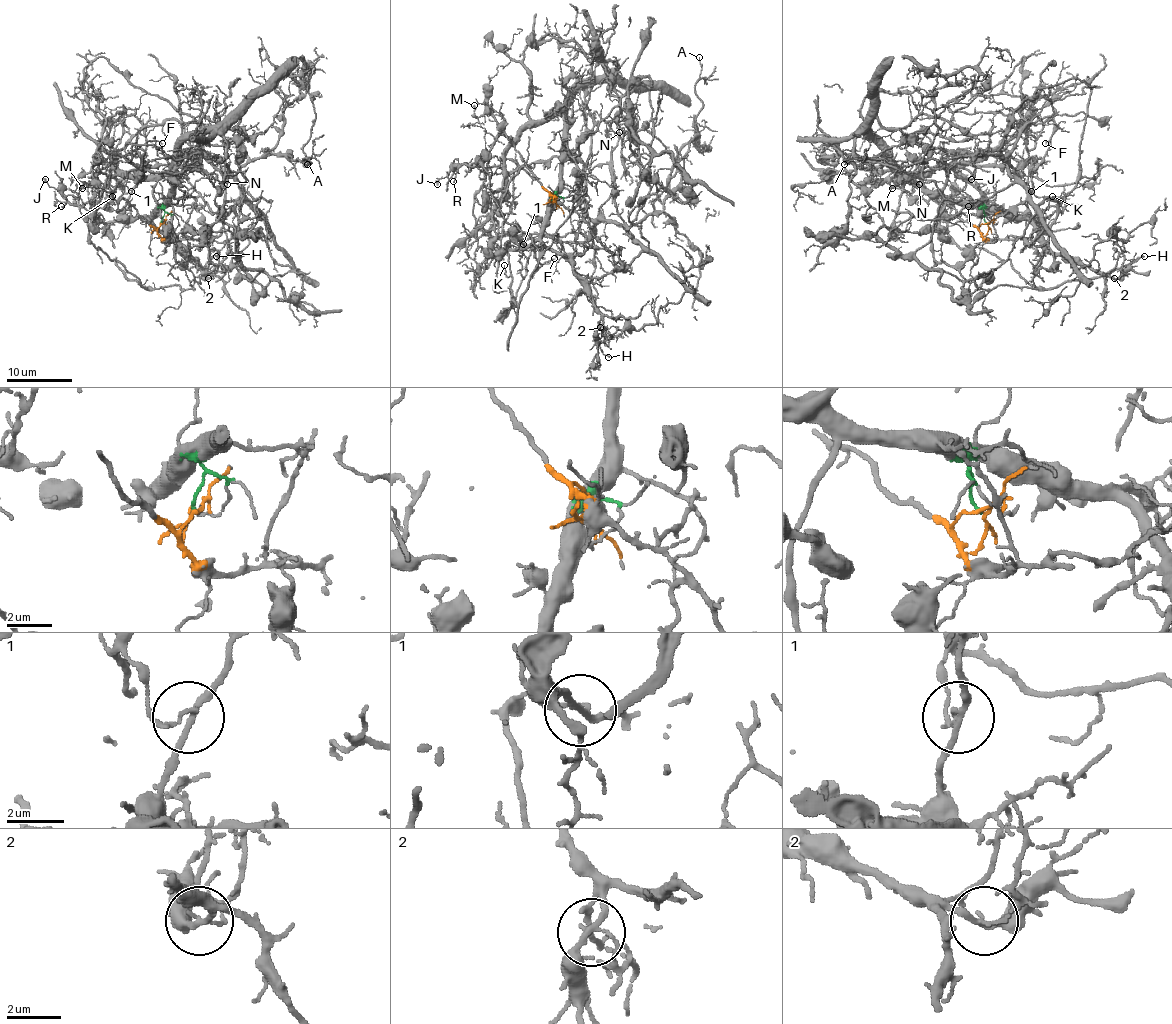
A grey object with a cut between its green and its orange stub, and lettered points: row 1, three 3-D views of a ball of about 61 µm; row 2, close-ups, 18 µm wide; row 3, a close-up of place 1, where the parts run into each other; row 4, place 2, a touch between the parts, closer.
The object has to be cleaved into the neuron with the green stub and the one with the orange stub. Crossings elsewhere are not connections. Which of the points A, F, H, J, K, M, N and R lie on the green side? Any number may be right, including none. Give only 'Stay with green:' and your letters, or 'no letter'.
Stay with green: F, H, J, M, N, R

